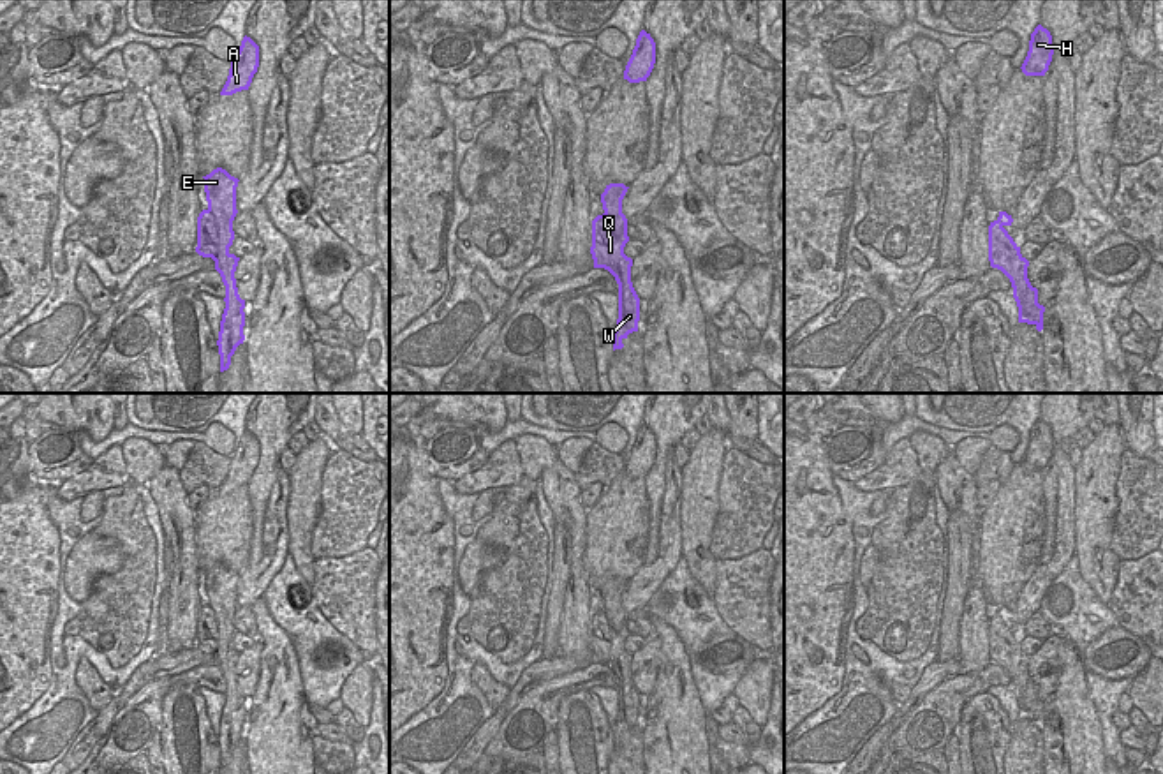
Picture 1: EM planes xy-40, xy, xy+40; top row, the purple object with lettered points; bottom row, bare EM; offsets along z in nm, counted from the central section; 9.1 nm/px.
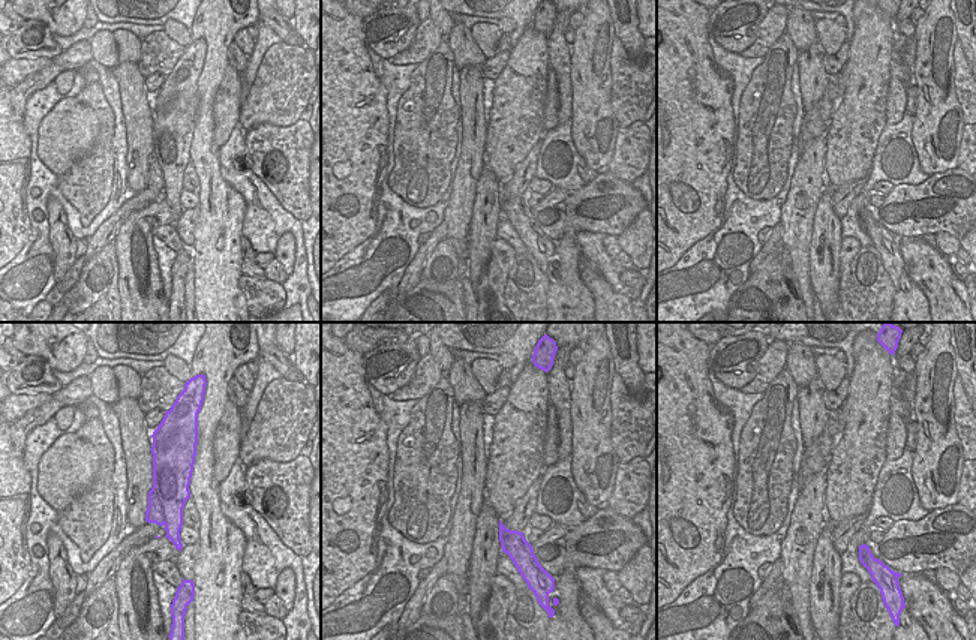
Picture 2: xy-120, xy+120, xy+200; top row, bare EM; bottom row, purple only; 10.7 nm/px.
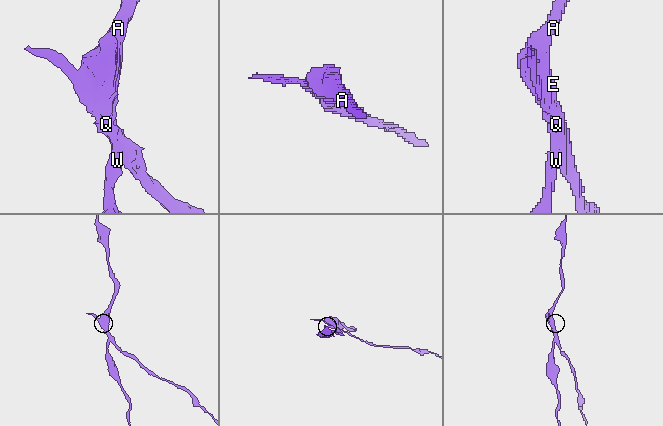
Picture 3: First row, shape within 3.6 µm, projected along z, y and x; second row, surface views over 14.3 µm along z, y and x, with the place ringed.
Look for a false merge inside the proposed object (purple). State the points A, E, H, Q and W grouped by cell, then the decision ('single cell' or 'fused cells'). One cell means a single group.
A E H W / Q; fused cells

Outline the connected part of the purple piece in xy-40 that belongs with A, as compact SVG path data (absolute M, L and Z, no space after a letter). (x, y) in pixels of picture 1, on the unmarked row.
M245 430L238 448L231 457L229 471L220 490L233 490L236 487L248 485L257 462L259 441Z

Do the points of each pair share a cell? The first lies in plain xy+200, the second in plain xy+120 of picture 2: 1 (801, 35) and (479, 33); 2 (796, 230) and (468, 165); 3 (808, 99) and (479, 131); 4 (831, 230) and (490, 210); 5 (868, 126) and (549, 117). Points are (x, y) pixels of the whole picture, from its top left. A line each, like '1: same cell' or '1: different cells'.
1: different cells
2: same cell
3: same cell
4: same cell
5: different cells

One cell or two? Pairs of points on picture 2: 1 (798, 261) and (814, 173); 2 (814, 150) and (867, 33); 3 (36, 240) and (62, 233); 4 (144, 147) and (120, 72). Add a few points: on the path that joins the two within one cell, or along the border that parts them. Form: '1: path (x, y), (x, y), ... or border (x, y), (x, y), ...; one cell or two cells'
1: path (796, 239), (796, 213), (807, 195); one cell
2: border (826, 137), (825, 173); two cells
3: border (47, 201), (48, 242), (54, 254), (54, 272); two cells
4: path (140, 129), (132, 90); one cell

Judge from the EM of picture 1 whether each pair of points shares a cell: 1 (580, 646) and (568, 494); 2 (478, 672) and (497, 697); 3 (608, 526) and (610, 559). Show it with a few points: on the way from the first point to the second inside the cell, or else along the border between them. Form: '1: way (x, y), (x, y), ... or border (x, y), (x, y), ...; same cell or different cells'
1: way (578, 609), (578, 531); same cell
2: way (481, 677), (494, 692); same cell
3: way (608, 535), (607, 550); same cell

